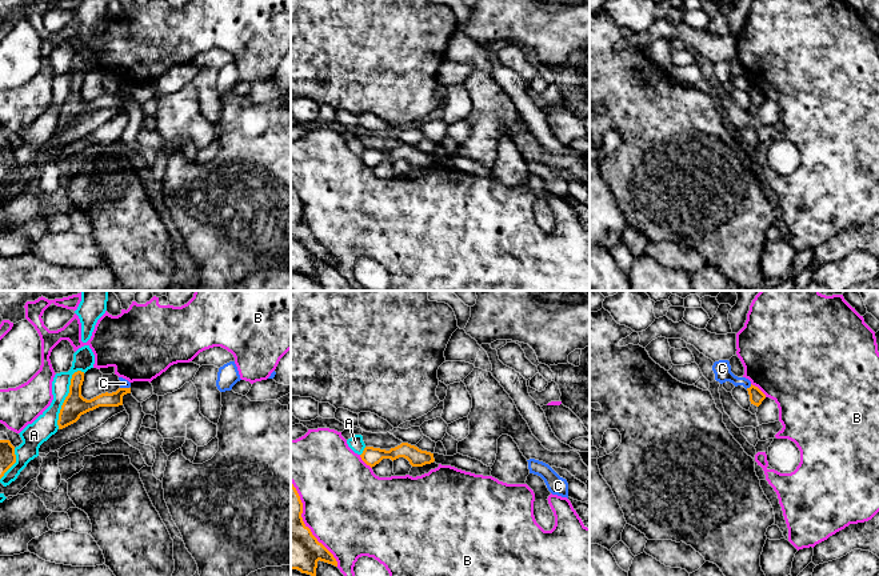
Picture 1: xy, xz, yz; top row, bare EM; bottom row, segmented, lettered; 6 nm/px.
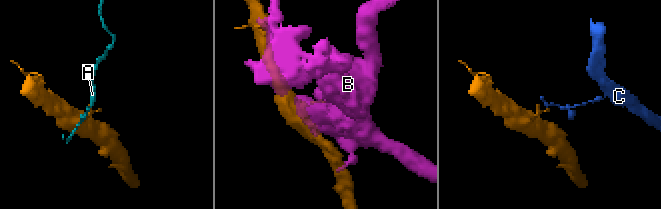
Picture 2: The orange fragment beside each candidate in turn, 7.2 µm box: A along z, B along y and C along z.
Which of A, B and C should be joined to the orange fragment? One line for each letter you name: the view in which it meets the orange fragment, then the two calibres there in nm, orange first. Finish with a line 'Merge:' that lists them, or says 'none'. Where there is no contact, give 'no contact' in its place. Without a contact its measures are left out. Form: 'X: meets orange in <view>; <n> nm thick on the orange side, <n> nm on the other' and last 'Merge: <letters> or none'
Merge: none

